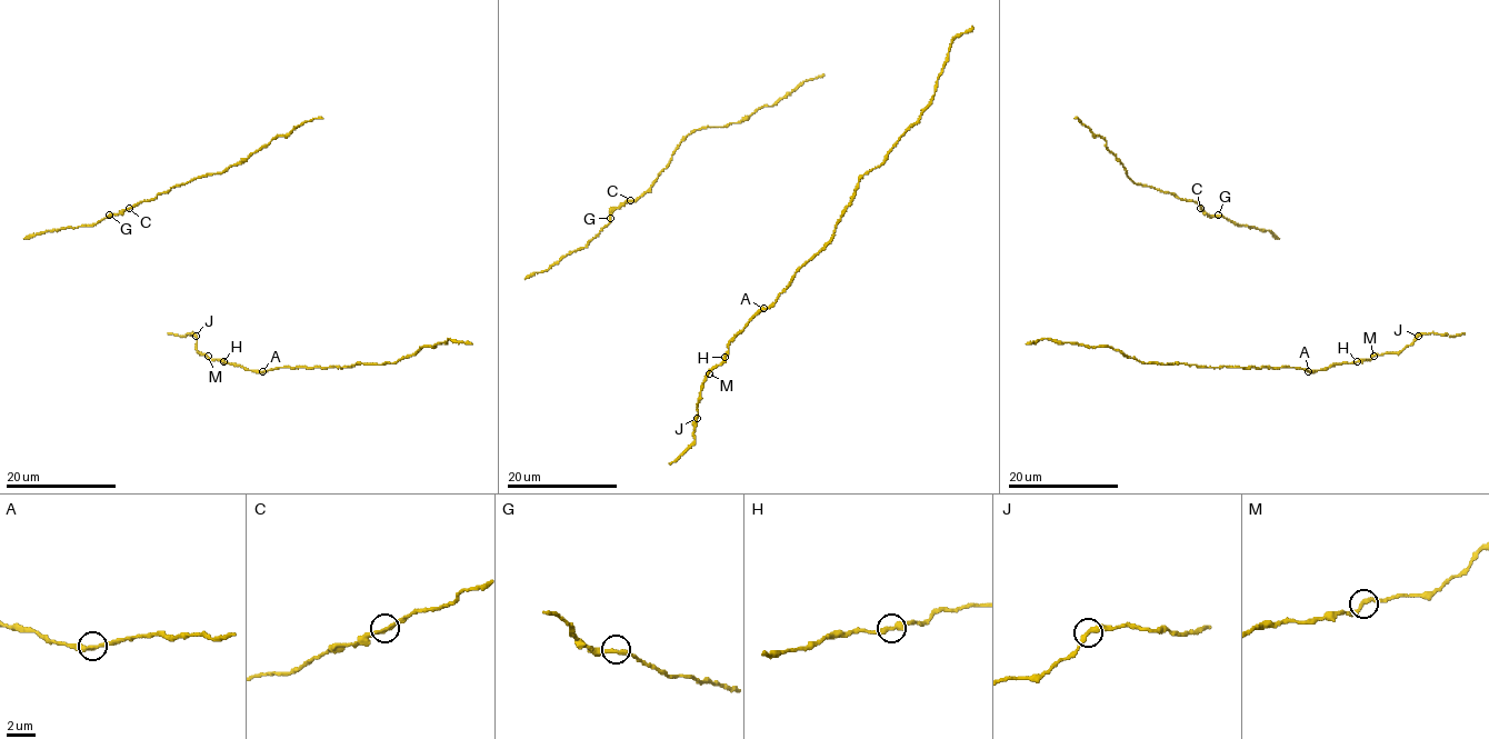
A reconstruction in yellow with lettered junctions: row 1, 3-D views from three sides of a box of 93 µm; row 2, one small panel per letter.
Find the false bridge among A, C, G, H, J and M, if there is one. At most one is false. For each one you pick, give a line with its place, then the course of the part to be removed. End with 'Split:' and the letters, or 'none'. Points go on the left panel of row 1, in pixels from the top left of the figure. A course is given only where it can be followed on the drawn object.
Split: none

